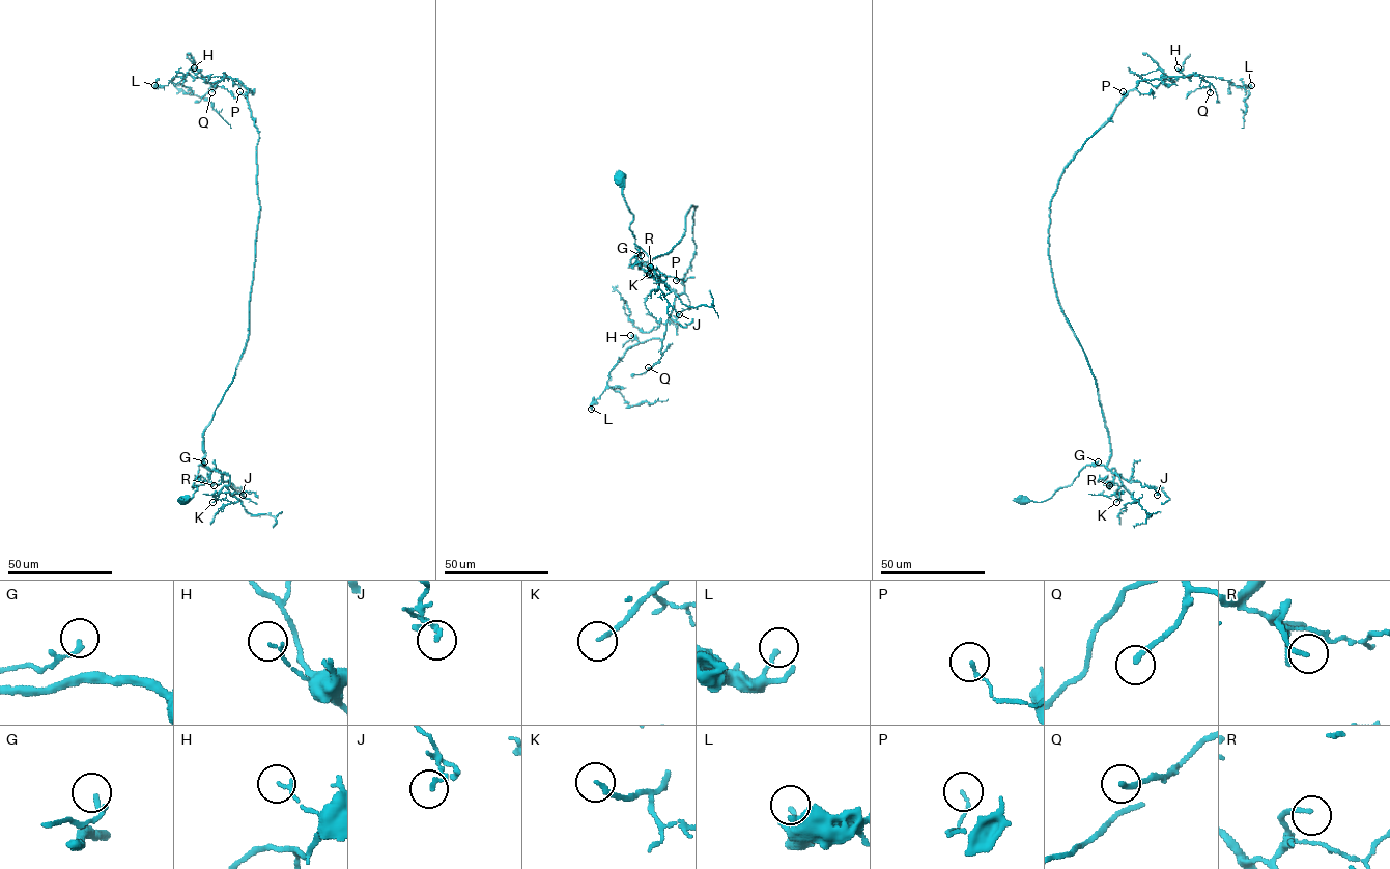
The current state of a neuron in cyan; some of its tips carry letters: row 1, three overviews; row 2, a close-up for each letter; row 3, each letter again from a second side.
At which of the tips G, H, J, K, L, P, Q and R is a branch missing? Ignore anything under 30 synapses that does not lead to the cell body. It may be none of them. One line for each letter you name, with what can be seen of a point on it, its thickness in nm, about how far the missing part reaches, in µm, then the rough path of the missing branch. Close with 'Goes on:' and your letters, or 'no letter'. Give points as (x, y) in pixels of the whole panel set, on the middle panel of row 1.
Q: place (648, 367); calibre 190 nm; missing 10 µm; course (648, 367), (635, 351)
Goes on: Q

